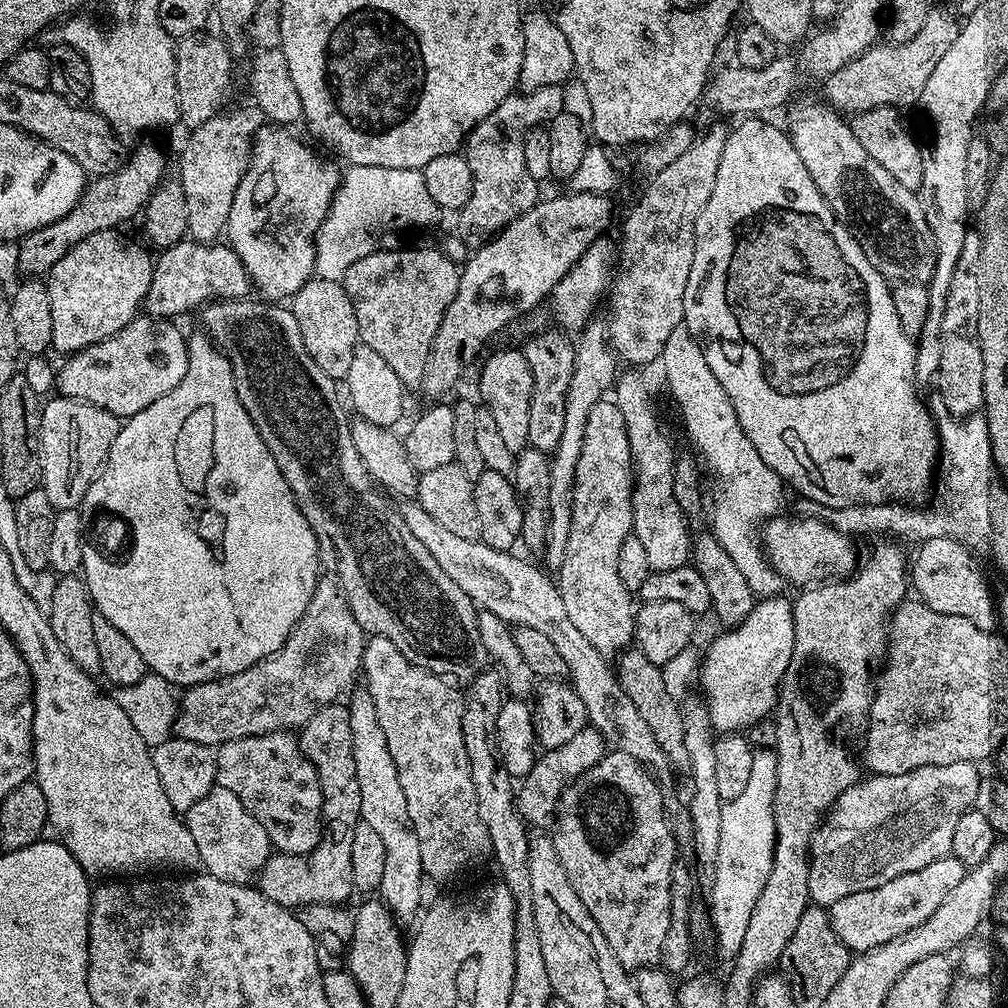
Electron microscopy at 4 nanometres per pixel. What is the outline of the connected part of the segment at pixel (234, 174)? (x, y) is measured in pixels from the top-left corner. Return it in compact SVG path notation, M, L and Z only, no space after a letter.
M255 106L227 112L191 129L187 133L188 141L180 152L178 179L182 190L186 190L188 236L201 242L216 242L225 235L230 206L233 205L236 187L248 168L253 140L266 124L263 110Z

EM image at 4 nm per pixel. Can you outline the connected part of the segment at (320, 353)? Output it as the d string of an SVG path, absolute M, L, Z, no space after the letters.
M311 278L291 298L290 307L294 318L298 318L298 330L302 330L302 342L306 342L310 358L318 362L321 370L326 370L331 380L343 381L348 375L350 361L354 359L354 349L360 339L358 318L343 283Z

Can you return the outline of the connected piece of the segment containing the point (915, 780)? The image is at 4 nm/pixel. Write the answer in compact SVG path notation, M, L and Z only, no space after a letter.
M950 762L948 766L922 766L916 770L910 770L906 774L894 774L893 776L869 775L861 778L855 784L845 790L832 807L828 809L825 817L820 822L820 827L812 836L810 859L808 861L808 899L813 905L827 906L838 902L838 898L846 898L846 894L858 894L858 890L874 890L874 886L882 886L890 882L890 878L898 878L902 874L910 874L914 870L922 870L922 866L930 866L930 862L938 862L938 858L949 855L954 842L954 830L958 826L958 818L966 814L973 807L978 794L978 786L982 779L977 765L973 762Z

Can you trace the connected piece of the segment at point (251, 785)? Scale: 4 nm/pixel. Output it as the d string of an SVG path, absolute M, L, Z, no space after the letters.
M291 731L234 738L219 745L215 754L216 784L238 794L238 802L262 822L262 830L277 853L305 856L318 846L324 814L322 786L313 757L303 752Z

